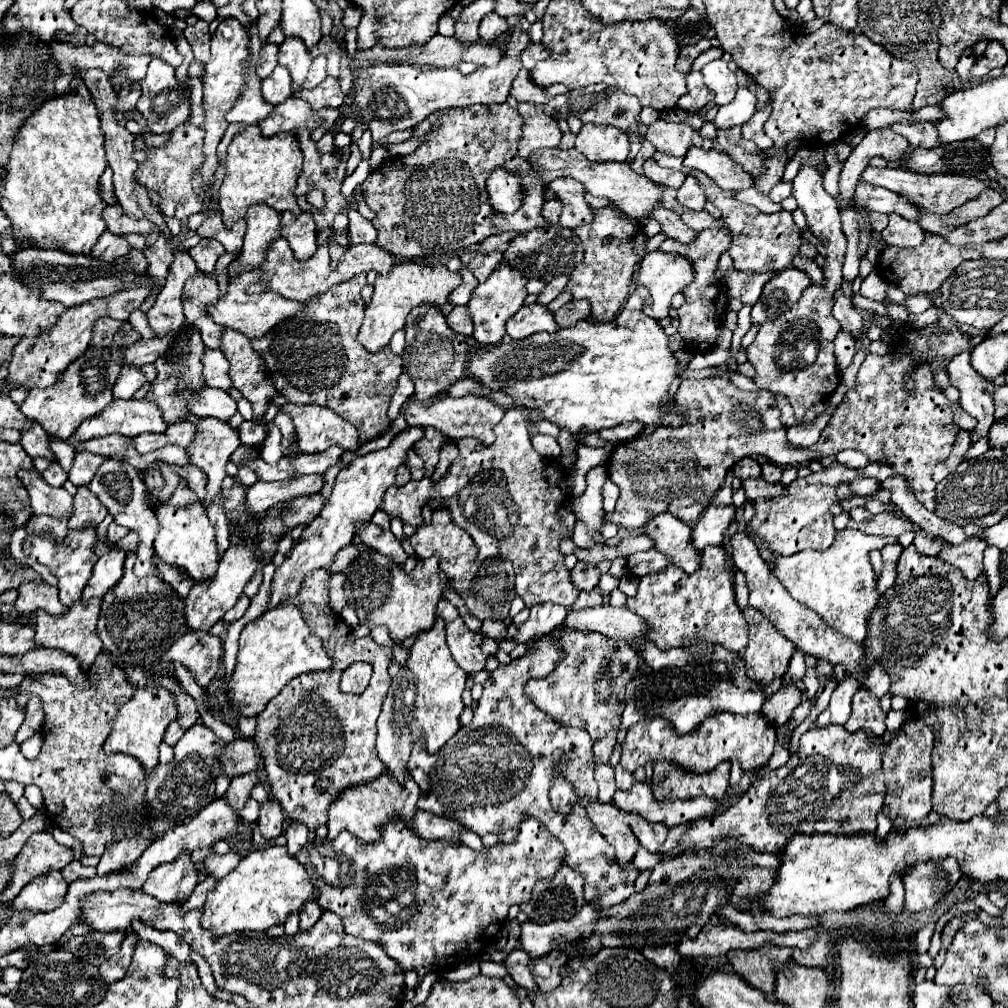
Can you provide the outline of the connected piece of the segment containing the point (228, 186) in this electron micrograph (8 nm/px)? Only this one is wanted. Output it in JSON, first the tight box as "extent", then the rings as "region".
{"extent":[219,126,301,226],"region":[[[247,126],[237,136],[233,136],[227,158],[225,158],[225,178],[219,188],[219,208],[223,212],[223,222],[233,226],[235,220],[247,214],[251,204],[269,204],[277,212],[299,212],[299,204],[295,198],[295,186],[301,168],[301,148],[297,136],[291,132],[283,132],[271,138],[261,134],[259,126]]]}

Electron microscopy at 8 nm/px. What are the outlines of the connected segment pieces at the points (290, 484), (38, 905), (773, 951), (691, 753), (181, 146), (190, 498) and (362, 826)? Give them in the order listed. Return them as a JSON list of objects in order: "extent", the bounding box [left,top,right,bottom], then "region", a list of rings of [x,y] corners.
[{"extent":[247,474,325,514],"region":[[[311,474],[311,476],[295,476],[283,482],[257,482],[247,488],[247,512],[253,514],[265,514],[273,506],[281,506],[287,500],[293,500],[297,496],[309,496],[321,492],[325,486],[323,474]]]},{"extent":[13,872,69,912],"region":[[[49,872],[47,876],[35,880],[35,884],[27,884],[27,888],[23,888],[21,894],[13,900],[13,906],[19,912],[21,910],[49,912],[63,902],[67,888],[69,886],[65,884],[61,872]]]},{"extent":[727,944,791,994],"region":[[[765,944],[763,948],[753,950],[735,950],[727,954],[729,964],[733,970],[743,976],[753,988],[771,994],[775,988],[775,964],[789,964],[791,962],[791,948]]]},{"extent":[621,714,775,774],"region":[[[719,714],[715,718],[707,718],[697,730],[689,732],[687,736],[679,736],[671,724],[667,724],[663,718],[647,718],[637,724],[633,724],[627,730],[627,738],[623,742],[623,754],[621,754],[621,766],[629,772],[635,772],[639,766],[645,766],[647,762],[655,760],[667,760],[673,764],[679,764],[683,768],[689,768],[697,774],[713,770],[721,762],[733,762],[739,760],[743,770],[755,770],[769,762],[775,746],[775,728],[759,714],[747,714],[747,716],[735,716],[735,714]]]},{"extent":[135,124,203,220],"region":[[[193,124],[177,126],[171,132],[169,142],[159,148],[149,148],[145,162],[139,164],[139,168],[135,172],[135,182],[147,190],[153,190],[159,196],[159,206],[161,206],[163,216],[187,220],[191,214],[203,210],[203,206],[201,206],[203,196],[195,196],[193,188],[191,188],[191,174],[203,162],[201,148],[203,148],[203,130],[201,128],[197,128]]]},{"extent":[155,484,219,582],"region":[[[179,484],[173,498],[167,504],[157,506],[155,514],[161,524],[159,536],[155,540],[155,554],[163,562],[185,570],[195,582],[211,582],[219,562],[215,546],[215,530],[213,524],[207,520],[203,504],[195,500],[195,492],[191,492],[185,484]]]},{"extent":[327,772,419,842],"region":[[[383,772],[379,778],[361,782],[357,786],[349,786],[347,790],[341,792],[341,796],[329,806],[329,814],[327,814],[327,828],[329,828],[329,836],[327,838],[337,838],[339,832],[349,830],[353,836],[361,838],[363,842],[373,842],[381,836],[381,826],[399,816],[405,814],[405,818],[409,820],[415,810],[417,810],[417,798],[419,798],[419,786],[407,776],[405,782],[397,782],[391,774]]]}]

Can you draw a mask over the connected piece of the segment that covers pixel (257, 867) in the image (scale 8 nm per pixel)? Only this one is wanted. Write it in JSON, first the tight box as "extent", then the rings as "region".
{"extent":[201,846,317,938],"region":[[[285,846],[255,850],[243,856],[237,868],[217,880],[215,888],[207,894],[201,926],[211,930],[215,938],[235,932],[263,932],[269,926],[283,924],[289,914],[299,912],[301,906],[315,896],[317,890],[309,882],[305,868],[287,854]]]}

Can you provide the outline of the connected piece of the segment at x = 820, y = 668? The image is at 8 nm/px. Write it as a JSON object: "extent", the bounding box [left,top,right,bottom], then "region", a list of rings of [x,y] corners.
{"extent":[815,660,835,688],"region":[[[817,660],[815,672],[817,672],[817,678],[819,678],[821,688],[823,688],[829,680],[835,680],[835,676],[833,676],[833,664],[827,662],[827,660]]]}

